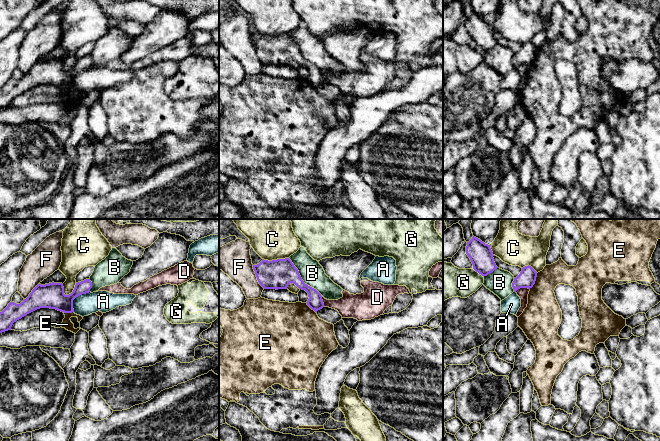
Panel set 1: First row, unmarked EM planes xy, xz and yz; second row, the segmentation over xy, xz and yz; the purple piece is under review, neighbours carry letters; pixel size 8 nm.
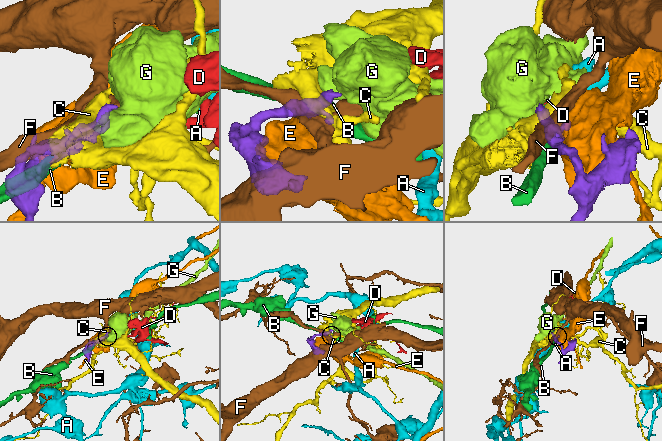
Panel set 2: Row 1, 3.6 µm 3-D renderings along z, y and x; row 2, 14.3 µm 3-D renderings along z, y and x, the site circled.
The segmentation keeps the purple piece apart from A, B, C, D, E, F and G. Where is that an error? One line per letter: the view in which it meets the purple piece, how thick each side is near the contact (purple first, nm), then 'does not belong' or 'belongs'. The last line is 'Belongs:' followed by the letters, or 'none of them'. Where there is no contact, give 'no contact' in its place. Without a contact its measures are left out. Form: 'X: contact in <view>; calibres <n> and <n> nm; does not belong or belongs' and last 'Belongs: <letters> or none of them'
A: contact in xy; calibres 200 and 170 nm; does not belong
B: contact in xz; calibres 240 and 190 nm; does not belong
C: contact in xy; calibres 200 and 190 nm; does not belong
D: contact in yz; calibres 140 and 80 nm; does not belong
E: contact in yz; calibres 140 and 260 nm; does not belong
F: contact in xz; calibres 240 and 260 nm; does not belong
G: contact in yz; calibres 190 and 260 nm; does not belong
Belongs: none of them

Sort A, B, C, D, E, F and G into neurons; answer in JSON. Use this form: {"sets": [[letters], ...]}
{"sets": [["A"], ["B"], ["C"], ["D"], ["E"], ["F"], ["G"]]}

